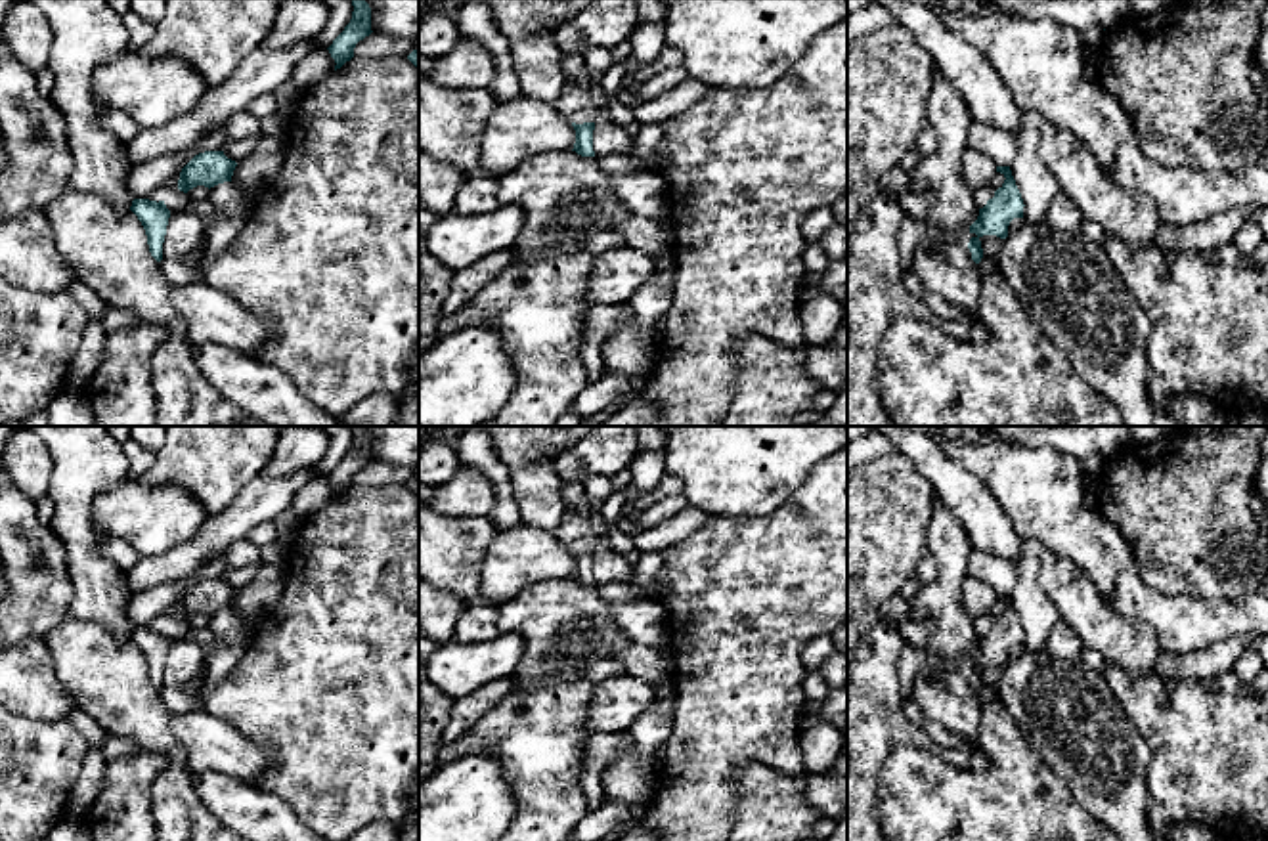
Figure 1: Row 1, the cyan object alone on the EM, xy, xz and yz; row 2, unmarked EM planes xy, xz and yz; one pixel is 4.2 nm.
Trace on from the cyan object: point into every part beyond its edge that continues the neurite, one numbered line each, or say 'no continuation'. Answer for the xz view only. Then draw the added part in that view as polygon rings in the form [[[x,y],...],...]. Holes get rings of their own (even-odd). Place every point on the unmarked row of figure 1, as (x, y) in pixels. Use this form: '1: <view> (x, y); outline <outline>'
1: xz (576, 532); outline [[[581,499],[576,508],[568,508],[555,529],[557,539],[560,539],[570,550],[583,552],[595,550],[597,535],[593,531],[595,510],[589,499]]]

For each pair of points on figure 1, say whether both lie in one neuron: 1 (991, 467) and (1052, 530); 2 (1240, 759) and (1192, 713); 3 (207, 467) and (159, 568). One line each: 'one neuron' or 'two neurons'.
1: one neuron
2: one neuron
3: two neurons

